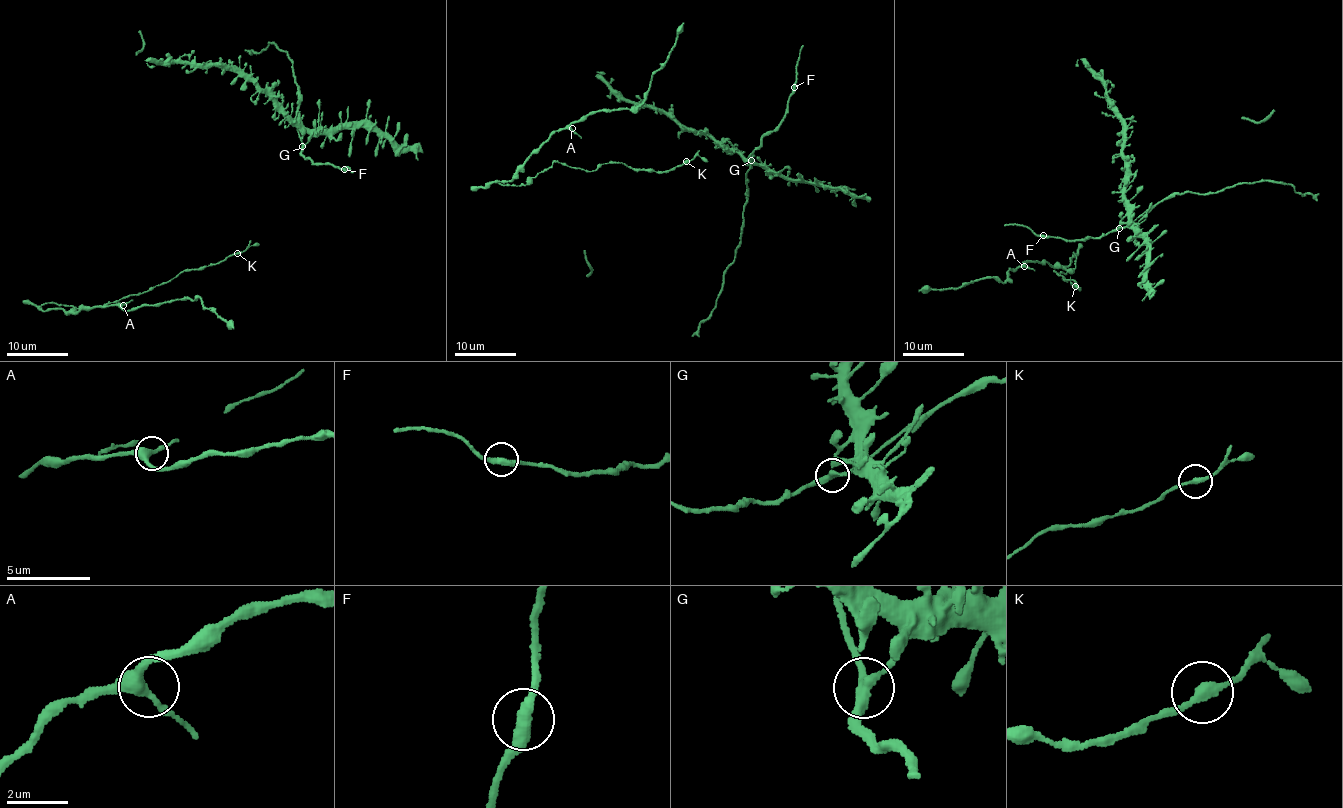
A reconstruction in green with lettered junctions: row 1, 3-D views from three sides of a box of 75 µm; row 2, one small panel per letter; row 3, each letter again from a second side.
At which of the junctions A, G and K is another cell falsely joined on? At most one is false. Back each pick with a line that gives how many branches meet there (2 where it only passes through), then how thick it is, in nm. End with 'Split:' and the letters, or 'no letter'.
G: branches 3; calibre 280 nm
Split: G

